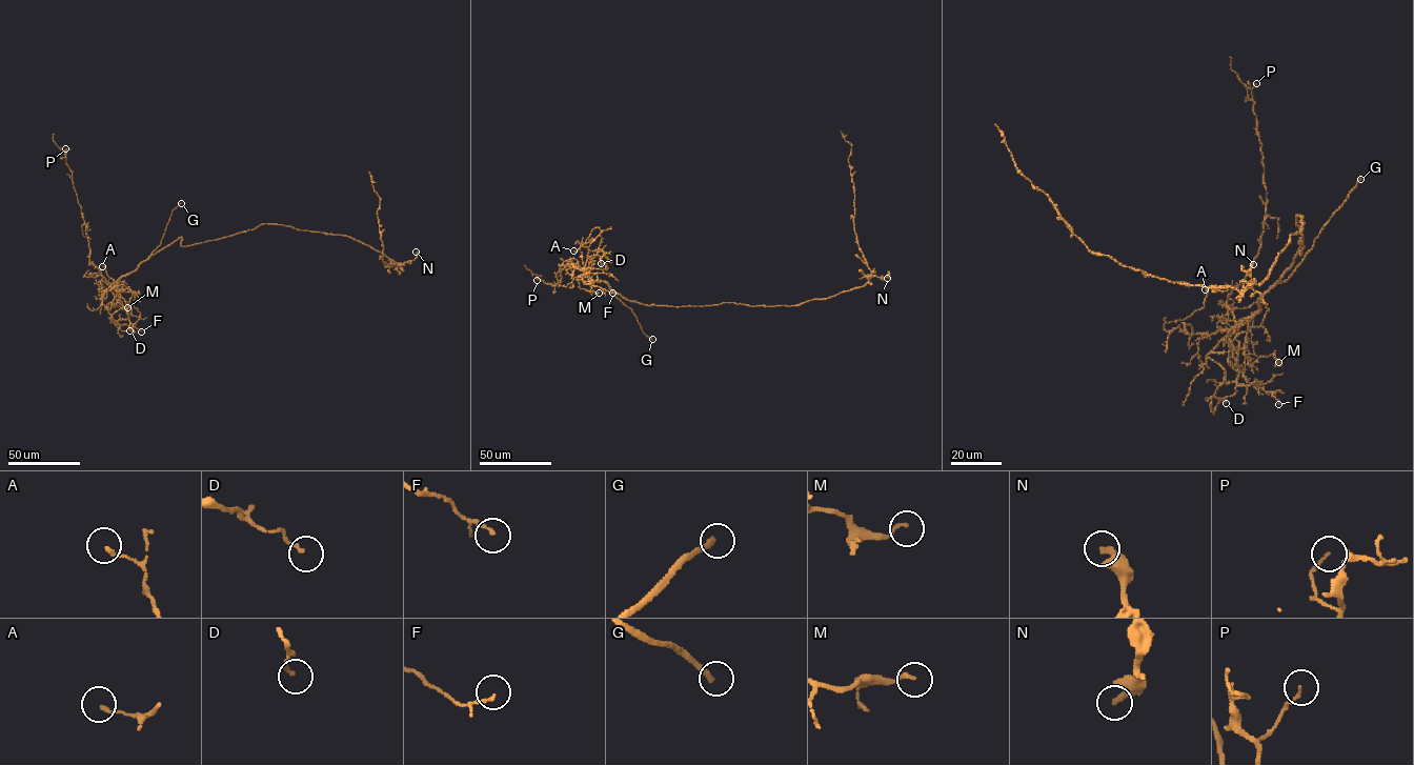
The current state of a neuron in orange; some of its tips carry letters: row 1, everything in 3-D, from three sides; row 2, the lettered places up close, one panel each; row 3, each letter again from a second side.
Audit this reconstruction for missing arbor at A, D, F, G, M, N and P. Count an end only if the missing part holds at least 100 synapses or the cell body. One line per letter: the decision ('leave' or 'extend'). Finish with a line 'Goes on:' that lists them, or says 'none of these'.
A: leave
D: leave
F: leave
G: extend
M: leave
N: leave
P: leave
Goes on: G

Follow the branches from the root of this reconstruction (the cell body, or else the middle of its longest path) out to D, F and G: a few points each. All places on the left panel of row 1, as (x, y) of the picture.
D: (253, 229), (185, 246), (179, 237), (123, 275), (116, 283), (118, 293), (140, 313), (129, 330)
F: (253, 229), (185, 246), (181, 244), (182, 237), (179, 237), (113, 282), (102, 298), (110, 319), (141, 331)
G: (253, 229), (185, 246), (181, 244), (182, 237), (179, 237), (142, 262), (160, 245), (172, 212), (181, 203)

